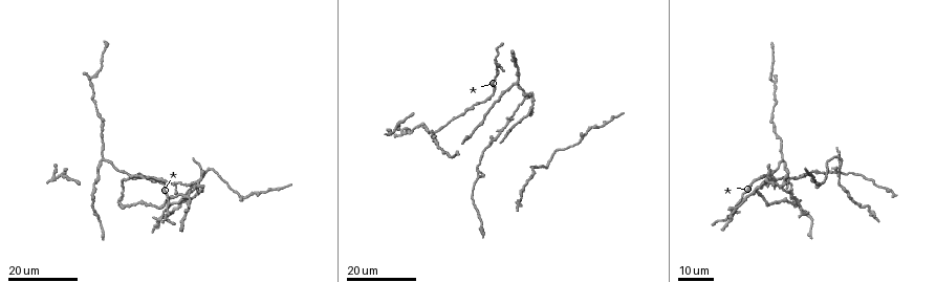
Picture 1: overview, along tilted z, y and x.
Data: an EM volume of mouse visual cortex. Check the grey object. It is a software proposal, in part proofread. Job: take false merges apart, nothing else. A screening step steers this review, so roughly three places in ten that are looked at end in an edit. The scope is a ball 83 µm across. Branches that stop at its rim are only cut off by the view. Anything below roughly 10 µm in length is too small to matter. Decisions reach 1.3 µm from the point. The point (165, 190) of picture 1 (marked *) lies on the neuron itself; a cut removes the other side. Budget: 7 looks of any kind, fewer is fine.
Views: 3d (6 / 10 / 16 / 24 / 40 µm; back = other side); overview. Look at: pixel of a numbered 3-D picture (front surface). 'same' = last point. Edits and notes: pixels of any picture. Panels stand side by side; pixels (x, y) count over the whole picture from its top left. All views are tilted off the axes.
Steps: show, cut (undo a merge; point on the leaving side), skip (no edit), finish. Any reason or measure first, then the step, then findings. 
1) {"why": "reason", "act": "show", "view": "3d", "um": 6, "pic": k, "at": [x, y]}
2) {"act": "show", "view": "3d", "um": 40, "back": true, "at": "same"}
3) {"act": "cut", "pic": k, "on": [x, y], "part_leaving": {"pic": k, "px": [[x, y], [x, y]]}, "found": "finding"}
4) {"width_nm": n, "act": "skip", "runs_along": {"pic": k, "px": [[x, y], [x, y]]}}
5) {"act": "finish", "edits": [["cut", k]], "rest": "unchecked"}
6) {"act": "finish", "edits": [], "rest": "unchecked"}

{"act": "show", "view": "3d", "um": 16, "pic": 1, "at": [756, 194]}

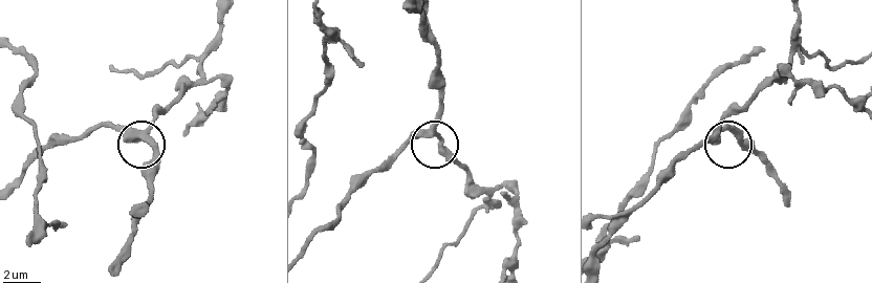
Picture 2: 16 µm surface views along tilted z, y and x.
{"why": "closer look", "act": "show", "view": "3d", "um": 10, "pic": 2, "at": [716, 132]}

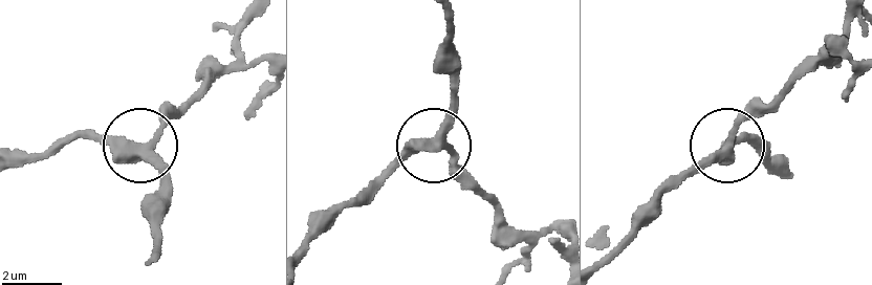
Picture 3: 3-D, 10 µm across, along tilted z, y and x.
{"width_nm": 330, "act": "skip", "found": "continuous, no second neuron"}

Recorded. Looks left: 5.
{"why": "thin arm on a thick one", "act": "show", "view": "3d", "um": 24, "pic": 1, "at": [195, 196]}

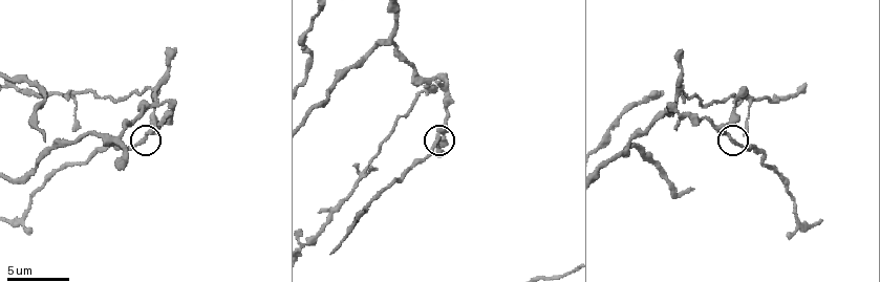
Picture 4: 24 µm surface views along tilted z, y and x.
{"why": "closer look", "act": "show", "view": "3d", "um": 10, "pic": 4, "at": [727, 134]}

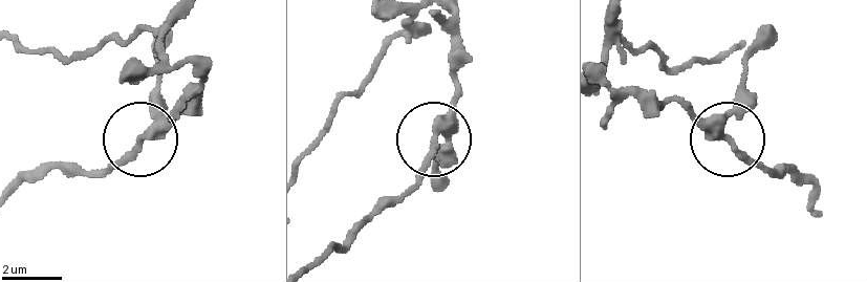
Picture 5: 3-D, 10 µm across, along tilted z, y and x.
{"act": "skip", "runs_along": {"pic": 5, "px": [[154, 68], [190, 67], [201, 81], [99, 175]]}, "found": "one neuron here"}

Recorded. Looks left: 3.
{"why": "three arms meet", "act": "show", "view": "3d", "um": 24, "pic": 1, "at": [783, 158]}

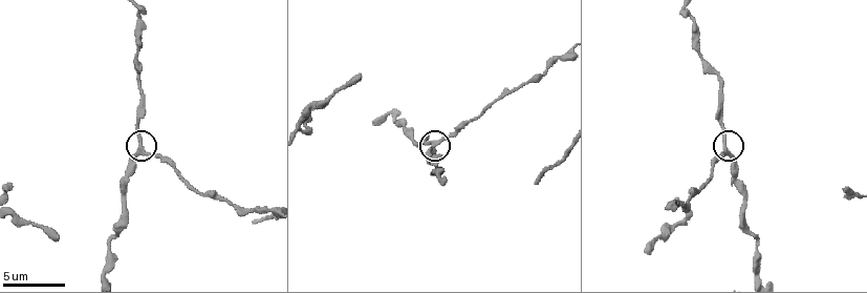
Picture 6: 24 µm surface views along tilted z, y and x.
{"why": "zoom in", "act": "show", "view": "3d", "um": 10, "pic": 6, "at": [140, 144]}

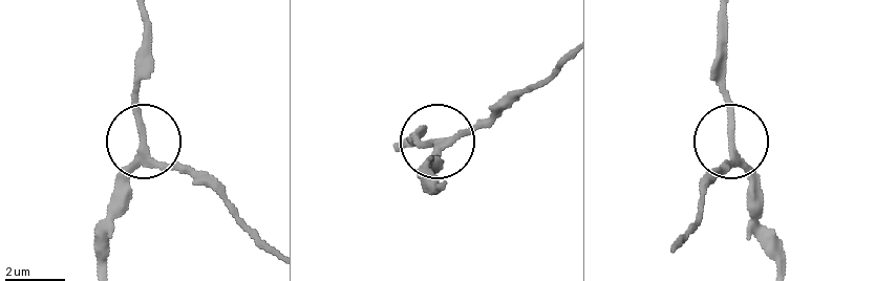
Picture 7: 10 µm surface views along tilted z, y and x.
{"width_nm": 200, "act": "skip", "runs_along": {"pic": 7, "px": [[676, 239], [731, 143], [762, 212]]}, "found": "continuous, no second neuron"}

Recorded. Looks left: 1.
{"act": "finish", "edits": [], "rest": "unchecked"}

